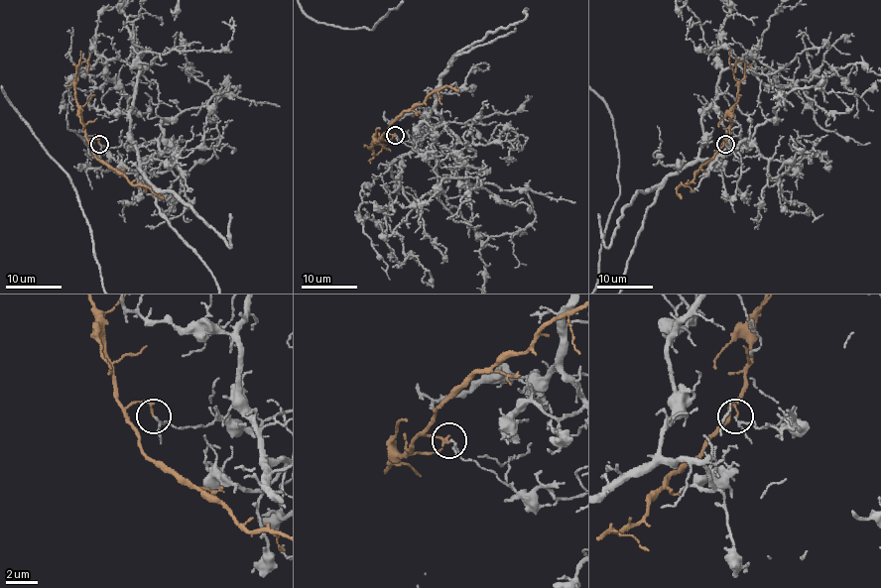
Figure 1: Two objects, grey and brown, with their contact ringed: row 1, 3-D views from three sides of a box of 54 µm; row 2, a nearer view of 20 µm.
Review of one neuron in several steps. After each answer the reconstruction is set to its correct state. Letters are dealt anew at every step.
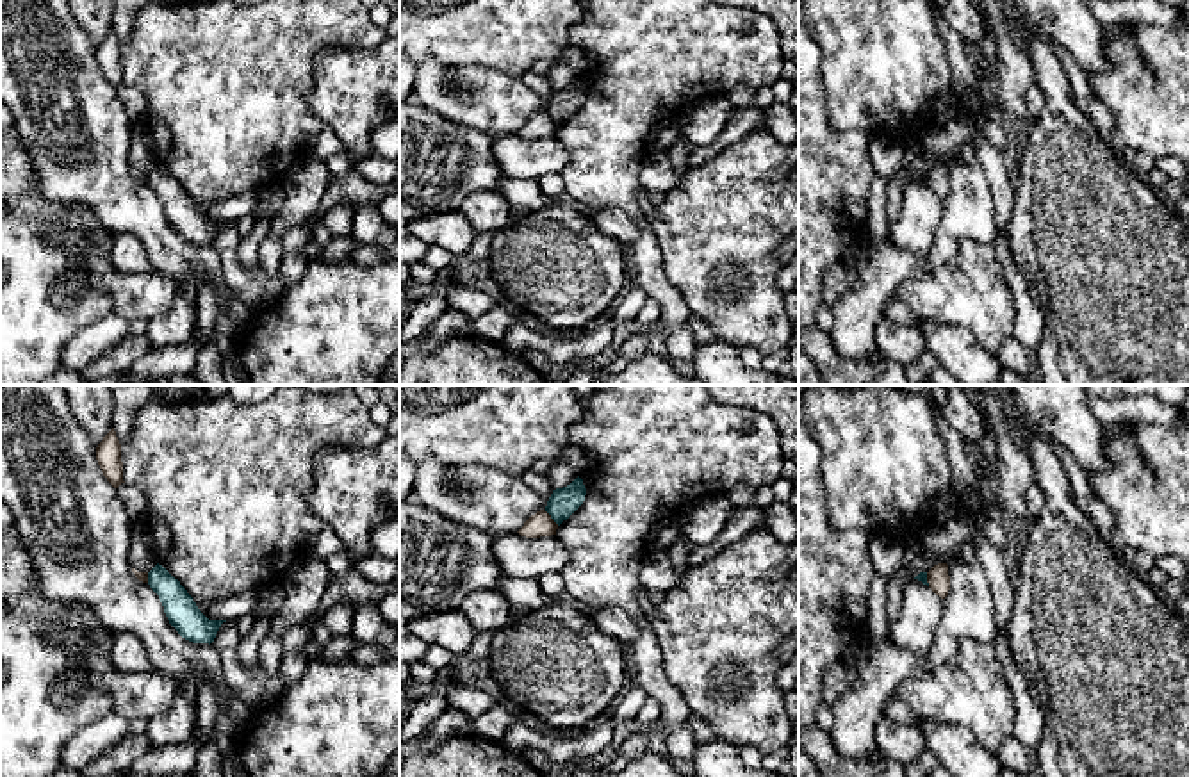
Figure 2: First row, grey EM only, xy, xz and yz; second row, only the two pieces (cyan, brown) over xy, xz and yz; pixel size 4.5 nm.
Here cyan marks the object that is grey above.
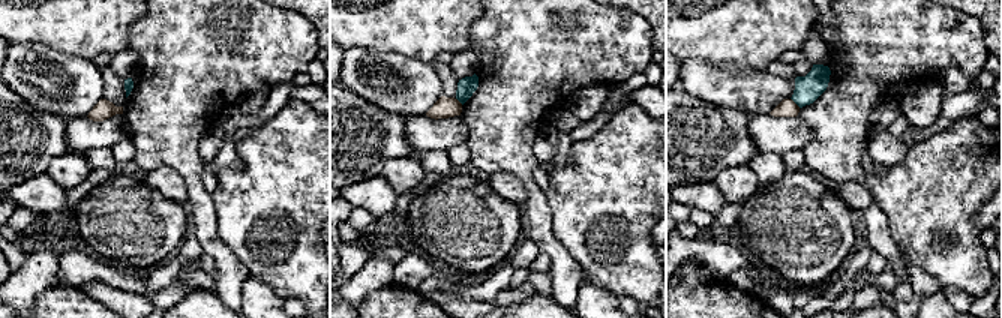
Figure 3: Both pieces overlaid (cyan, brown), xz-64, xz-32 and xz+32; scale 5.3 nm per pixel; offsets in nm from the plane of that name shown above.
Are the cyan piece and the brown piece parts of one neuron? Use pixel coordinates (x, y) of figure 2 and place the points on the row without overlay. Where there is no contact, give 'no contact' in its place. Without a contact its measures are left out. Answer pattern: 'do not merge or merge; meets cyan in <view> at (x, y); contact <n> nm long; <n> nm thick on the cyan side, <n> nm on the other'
do not merge; meets cyan in xz at (551, 118); contact 100 nm long; 130 nm thick on the cyan side, 110 nm on the other

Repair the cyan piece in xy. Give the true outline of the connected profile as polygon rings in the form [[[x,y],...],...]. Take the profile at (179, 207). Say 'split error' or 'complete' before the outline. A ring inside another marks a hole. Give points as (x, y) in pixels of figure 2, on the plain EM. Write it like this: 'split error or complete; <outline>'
complete; [[[159,164],[148,173],[148,185],[159,196],[169,225],[182,239],[193,244],[210,246],[214,242],[226,221],[209,221],[180,182]]]

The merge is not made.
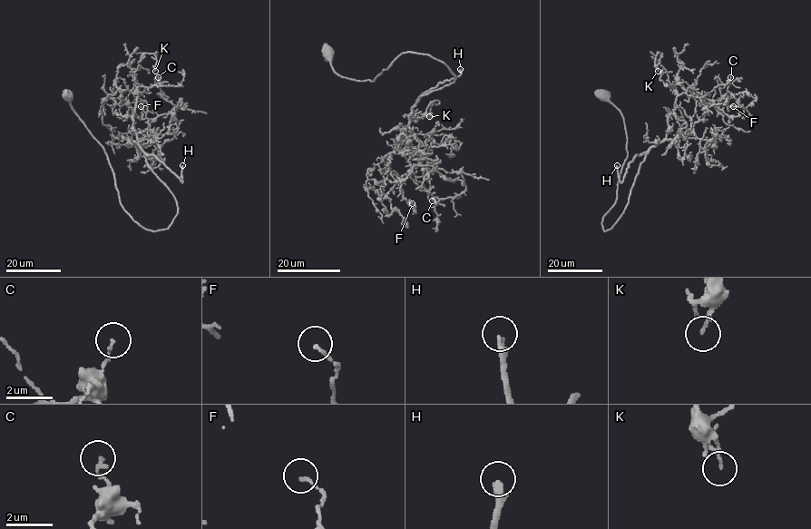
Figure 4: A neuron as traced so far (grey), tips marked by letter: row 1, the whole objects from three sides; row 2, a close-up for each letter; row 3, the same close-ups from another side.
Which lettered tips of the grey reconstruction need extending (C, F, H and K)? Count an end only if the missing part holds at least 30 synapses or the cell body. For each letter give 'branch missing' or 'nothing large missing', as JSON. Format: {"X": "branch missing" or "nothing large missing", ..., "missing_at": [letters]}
{"C": "nothing large missing", "F": "nothing large missing", "H": "branch missing", "K": "nothing large missing", "missing_at": ["H"]}

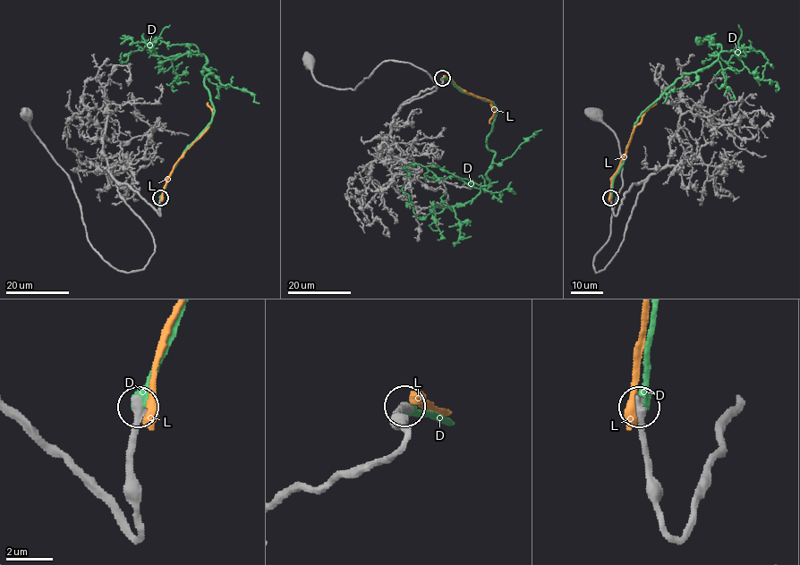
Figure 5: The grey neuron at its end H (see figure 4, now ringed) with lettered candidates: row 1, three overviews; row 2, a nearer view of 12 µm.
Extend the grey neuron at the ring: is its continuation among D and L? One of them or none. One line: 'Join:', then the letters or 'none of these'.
Join: D

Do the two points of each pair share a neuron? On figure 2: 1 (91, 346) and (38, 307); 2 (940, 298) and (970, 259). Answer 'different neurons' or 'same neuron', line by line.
1: different neurons
2: same neuron

